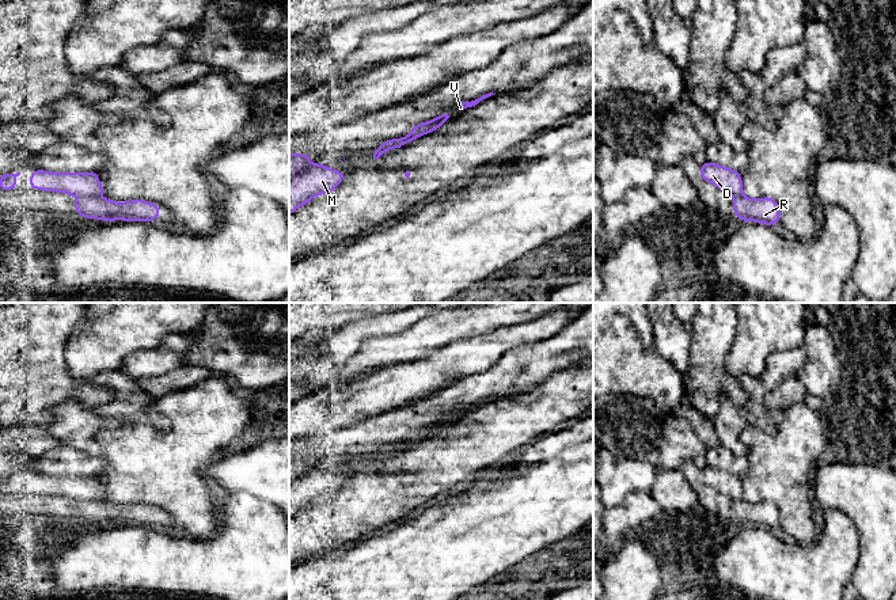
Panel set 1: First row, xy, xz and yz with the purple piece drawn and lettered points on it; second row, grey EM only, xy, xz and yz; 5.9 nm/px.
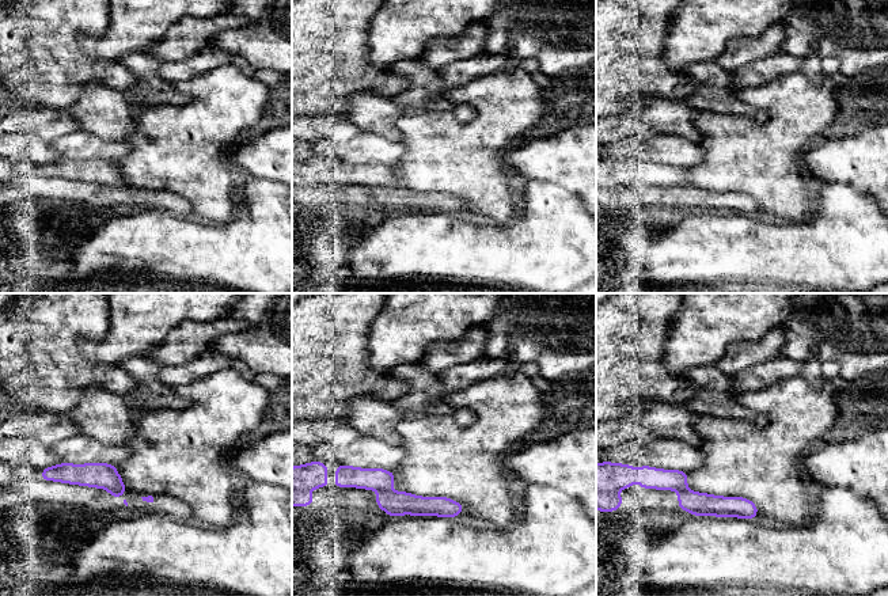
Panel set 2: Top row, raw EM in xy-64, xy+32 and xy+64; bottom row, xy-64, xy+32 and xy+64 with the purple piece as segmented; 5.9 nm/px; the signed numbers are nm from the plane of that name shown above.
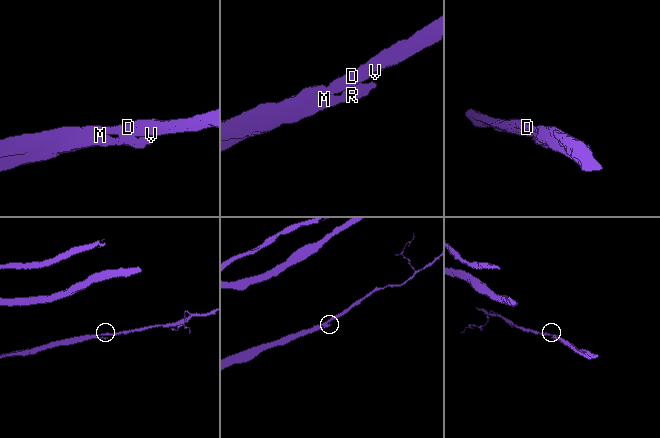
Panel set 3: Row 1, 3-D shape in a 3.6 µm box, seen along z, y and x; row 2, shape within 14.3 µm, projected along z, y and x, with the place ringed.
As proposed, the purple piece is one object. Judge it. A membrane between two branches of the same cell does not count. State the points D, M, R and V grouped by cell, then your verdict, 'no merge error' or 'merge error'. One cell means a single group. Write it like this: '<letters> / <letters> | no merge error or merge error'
D V / M R | merge error

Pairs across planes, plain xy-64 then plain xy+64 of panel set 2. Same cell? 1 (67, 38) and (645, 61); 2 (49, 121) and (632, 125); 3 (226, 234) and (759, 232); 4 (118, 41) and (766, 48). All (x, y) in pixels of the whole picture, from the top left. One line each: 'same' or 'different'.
1: same
2: same
3: same
4: different

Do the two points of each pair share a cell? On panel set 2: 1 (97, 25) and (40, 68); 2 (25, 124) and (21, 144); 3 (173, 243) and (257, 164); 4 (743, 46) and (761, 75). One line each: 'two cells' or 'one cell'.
1: one cell
2: two cells
3: two cells
4: two cells

